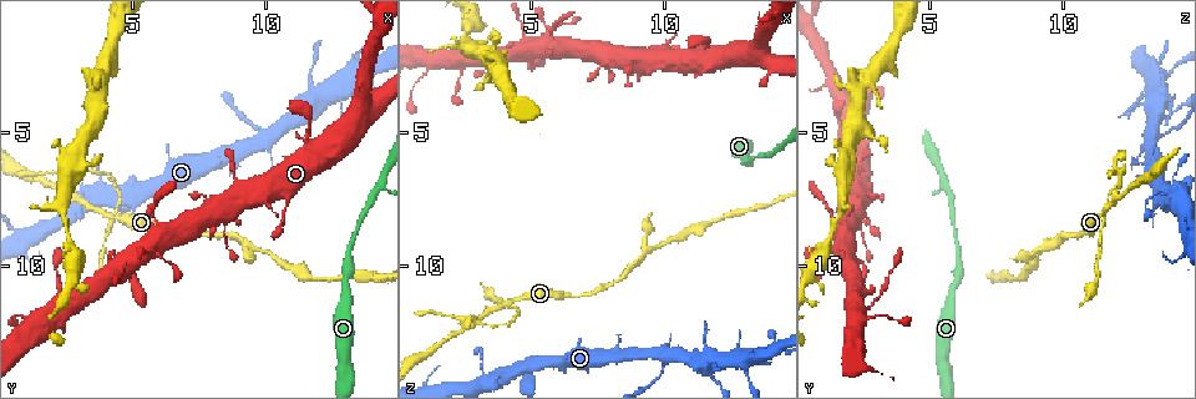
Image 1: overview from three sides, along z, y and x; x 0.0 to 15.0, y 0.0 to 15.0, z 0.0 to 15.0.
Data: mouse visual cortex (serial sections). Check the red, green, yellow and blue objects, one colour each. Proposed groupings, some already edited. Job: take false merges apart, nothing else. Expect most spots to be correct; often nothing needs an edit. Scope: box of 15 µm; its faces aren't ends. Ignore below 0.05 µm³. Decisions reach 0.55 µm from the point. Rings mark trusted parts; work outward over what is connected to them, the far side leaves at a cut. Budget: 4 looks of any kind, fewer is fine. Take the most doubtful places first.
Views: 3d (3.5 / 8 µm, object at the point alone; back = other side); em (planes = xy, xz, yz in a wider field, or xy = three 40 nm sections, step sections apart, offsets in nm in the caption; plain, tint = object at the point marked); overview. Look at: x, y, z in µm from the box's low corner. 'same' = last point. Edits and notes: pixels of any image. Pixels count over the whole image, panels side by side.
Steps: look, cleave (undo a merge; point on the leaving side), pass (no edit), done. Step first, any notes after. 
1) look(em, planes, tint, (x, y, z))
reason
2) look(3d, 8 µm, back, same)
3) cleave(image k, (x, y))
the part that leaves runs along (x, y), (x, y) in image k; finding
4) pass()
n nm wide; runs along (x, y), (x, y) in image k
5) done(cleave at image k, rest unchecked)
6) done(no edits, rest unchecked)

look(3d, 8 µm, back, (14.4, 7.0, 5.7))
thick turns thin

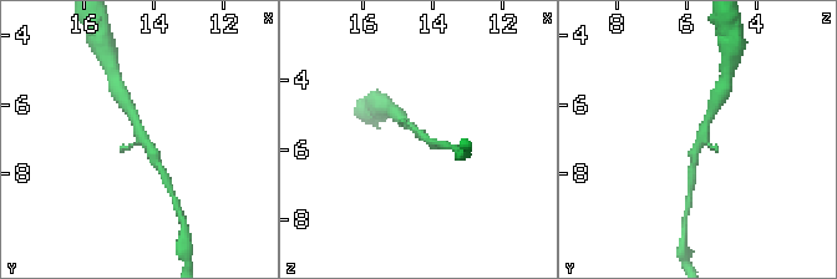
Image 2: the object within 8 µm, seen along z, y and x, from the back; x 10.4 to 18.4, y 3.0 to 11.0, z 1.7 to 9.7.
look(em, xy, step 5, tint, (14.2, 7.1, 5.7))
3 arms; arms of 150, 250, 250 nm; need the tissue

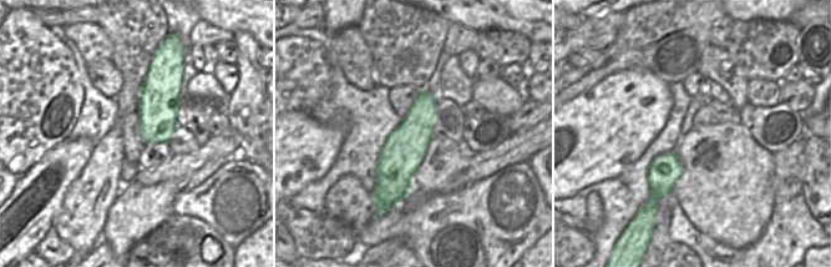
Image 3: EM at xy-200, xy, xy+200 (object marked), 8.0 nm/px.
pass()
runs along (160, 171), (130, 108) in image 2; one cell here

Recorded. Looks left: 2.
look(3d, 3.5 µm, (1.1, 12.1, 2.5))
calibre changes

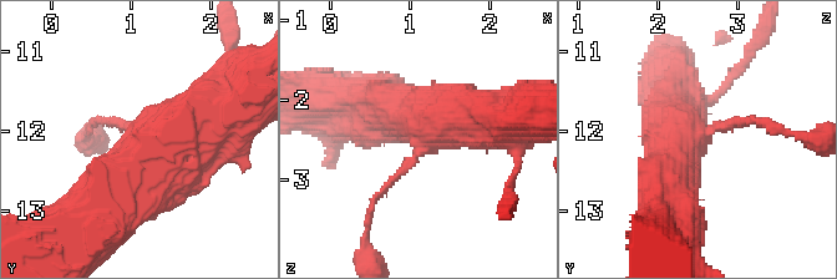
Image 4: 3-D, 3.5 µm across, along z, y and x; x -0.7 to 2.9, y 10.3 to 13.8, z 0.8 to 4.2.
look(em, xy, step 3, tint, (1.25, 12.05, 2.50))
need the tissue

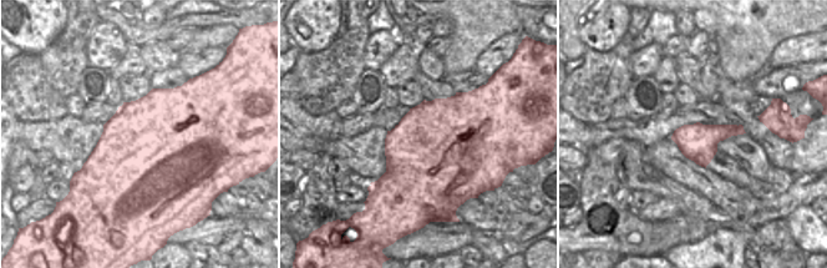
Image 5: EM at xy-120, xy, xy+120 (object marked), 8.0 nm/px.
pass()
runs along (241, 110), (183, 125), (107, 209) in image 4; one cell here

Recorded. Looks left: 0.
done(no edits, rest unchecked)

